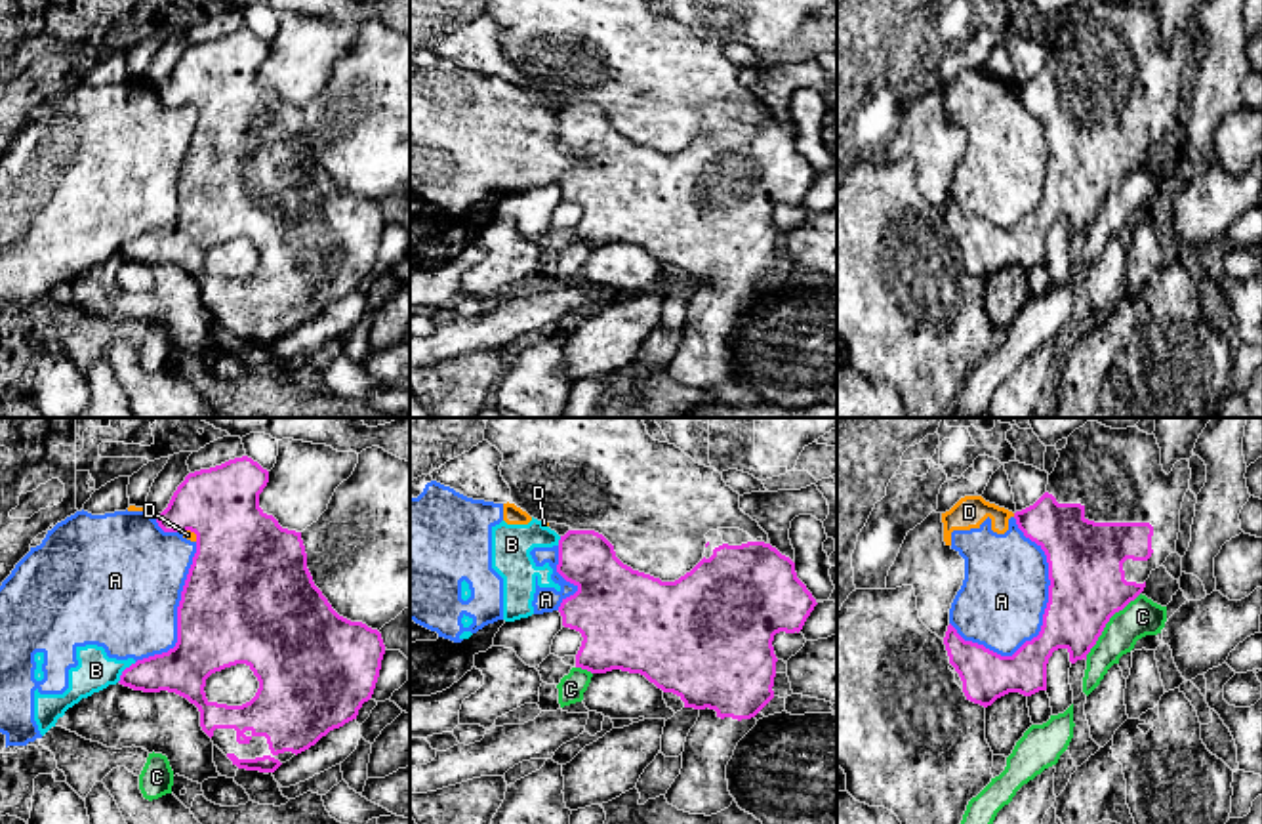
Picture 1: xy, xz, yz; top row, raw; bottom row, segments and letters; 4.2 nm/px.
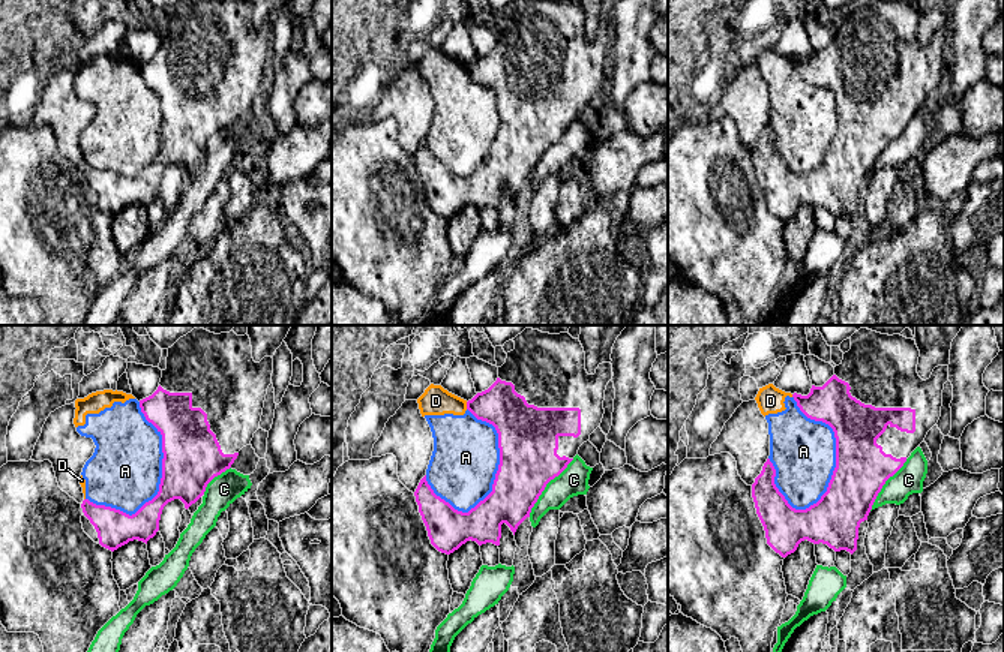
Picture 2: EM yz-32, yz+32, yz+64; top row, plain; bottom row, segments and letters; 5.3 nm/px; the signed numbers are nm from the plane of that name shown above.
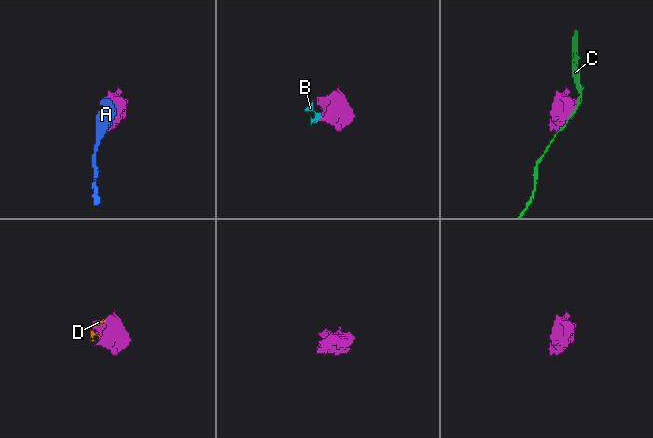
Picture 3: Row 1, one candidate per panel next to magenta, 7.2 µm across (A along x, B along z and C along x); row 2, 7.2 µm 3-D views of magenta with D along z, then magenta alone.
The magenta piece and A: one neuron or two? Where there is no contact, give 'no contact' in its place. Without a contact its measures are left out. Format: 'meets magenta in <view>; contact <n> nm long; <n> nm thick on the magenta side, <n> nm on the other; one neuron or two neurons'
meets magenta in yz; contact 600 nm long; 320 nm thick on the magenta side, 360 nm on the other; two neurons

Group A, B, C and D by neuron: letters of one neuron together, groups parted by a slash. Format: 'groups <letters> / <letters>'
groups A B D / C

